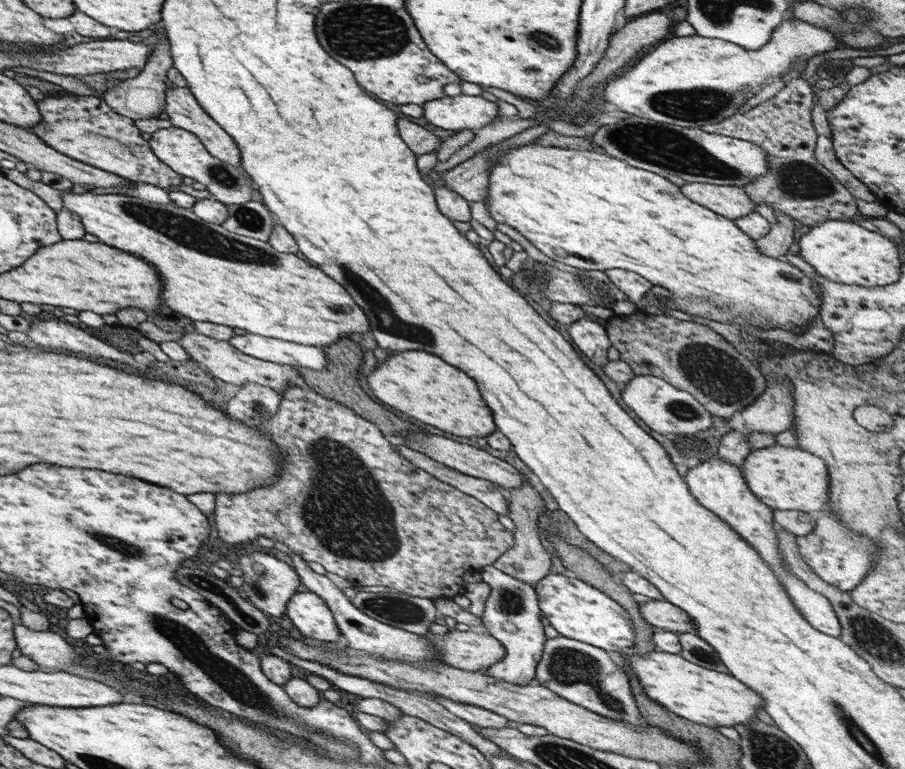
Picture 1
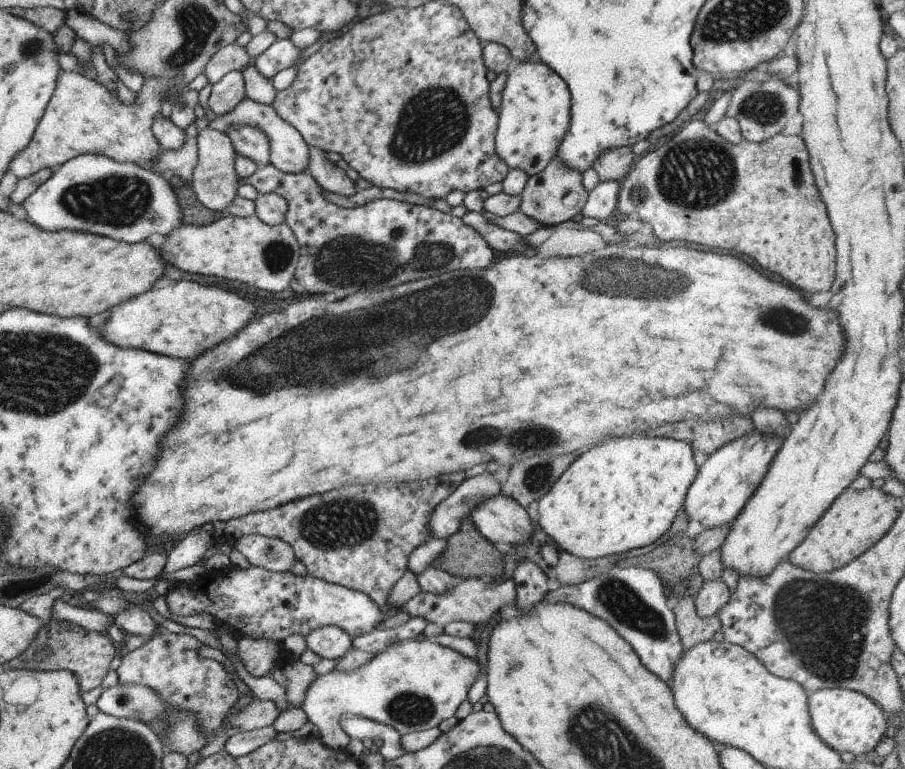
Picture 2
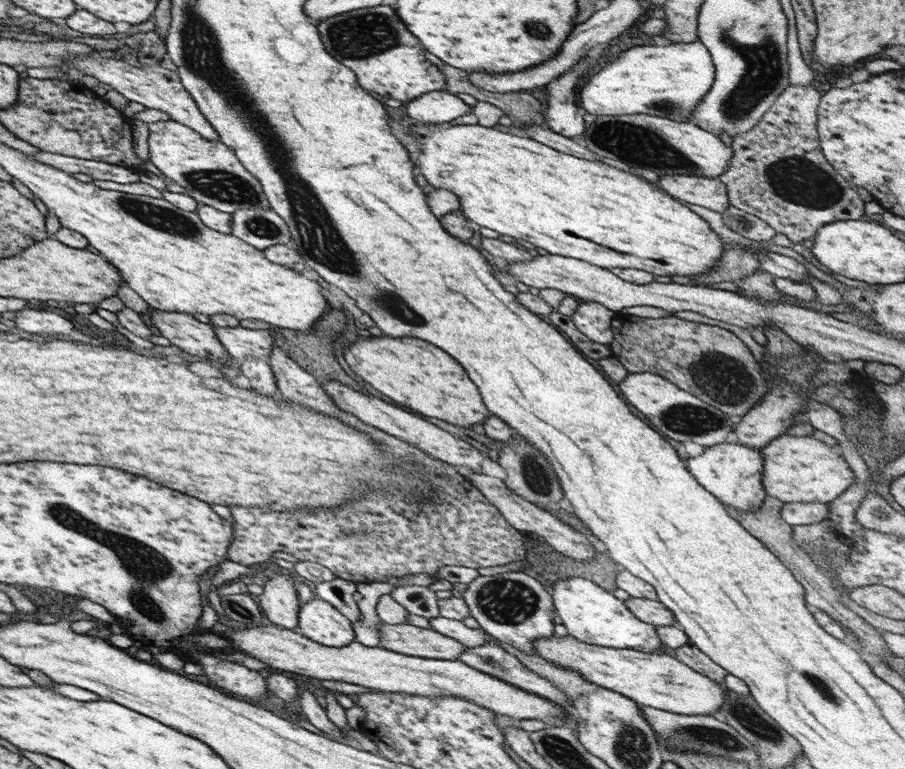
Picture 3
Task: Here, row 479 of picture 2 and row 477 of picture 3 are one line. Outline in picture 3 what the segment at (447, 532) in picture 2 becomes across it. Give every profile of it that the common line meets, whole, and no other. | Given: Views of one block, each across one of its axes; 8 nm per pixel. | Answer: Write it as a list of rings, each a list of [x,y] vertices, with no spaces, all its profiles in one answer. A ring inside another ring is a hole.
[[[479,472],[463,477],[473,487],[477,487],[481,491],[481,494],[499,510],[501,516],[518,531],[531,531],[533,534],[543,538],[553,550],[559,552],[559,554],[563,554],[563,556],[569,556],[573,560],[593,560],[593,554],[596,552],[595,546],[585,538],[585,535],[574,530],[569,524],[561,521],[550,511],[541,509],[537,505],[522,499],[514,492],[510,492],[501,479],[485,476]]]

